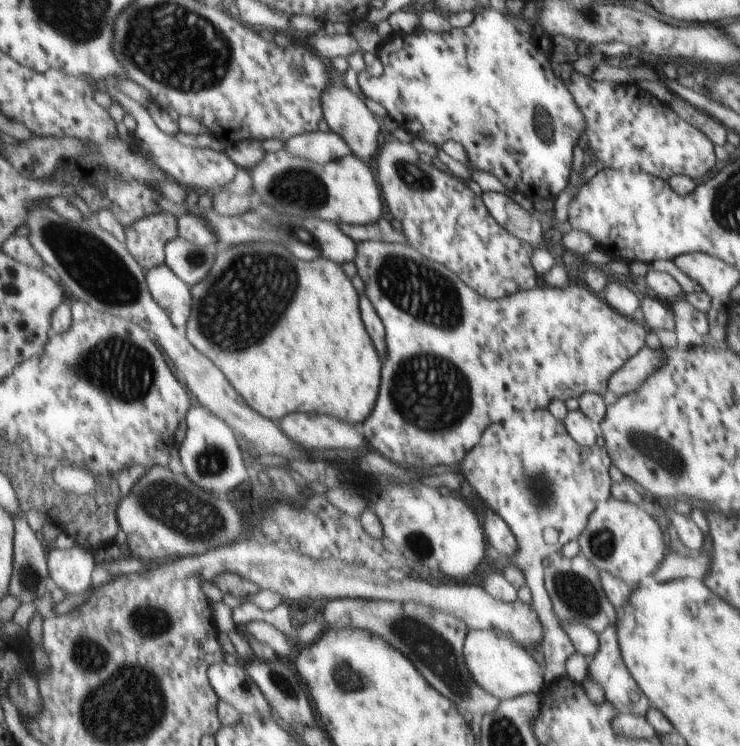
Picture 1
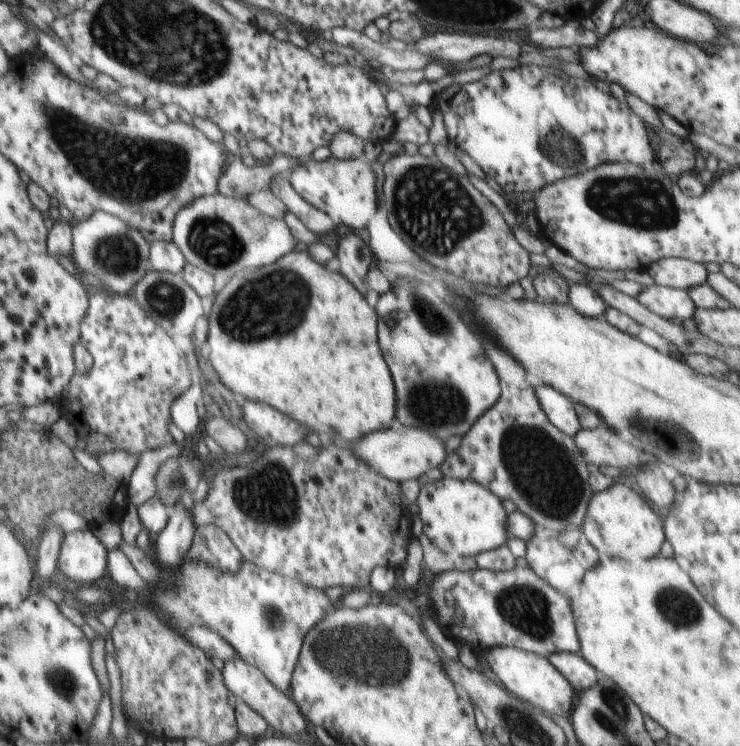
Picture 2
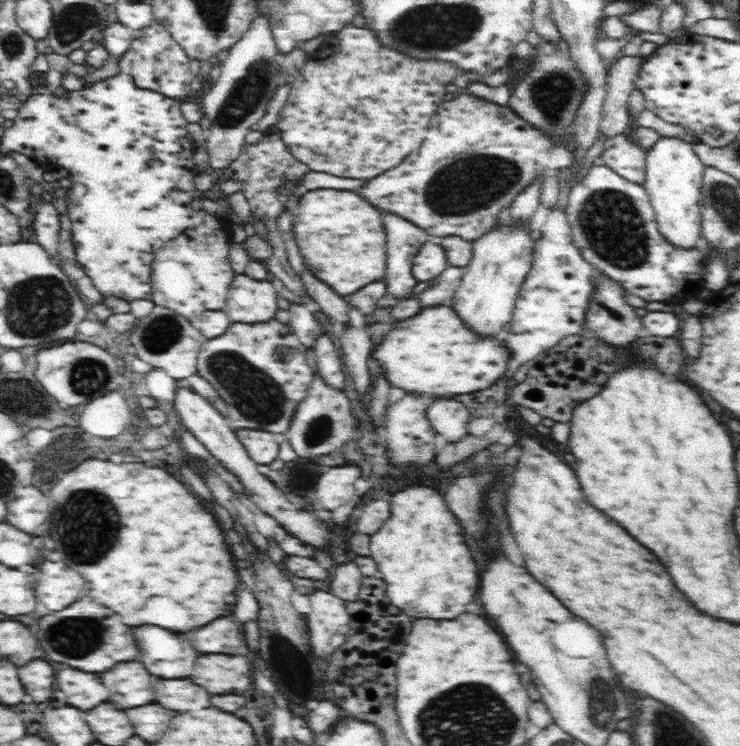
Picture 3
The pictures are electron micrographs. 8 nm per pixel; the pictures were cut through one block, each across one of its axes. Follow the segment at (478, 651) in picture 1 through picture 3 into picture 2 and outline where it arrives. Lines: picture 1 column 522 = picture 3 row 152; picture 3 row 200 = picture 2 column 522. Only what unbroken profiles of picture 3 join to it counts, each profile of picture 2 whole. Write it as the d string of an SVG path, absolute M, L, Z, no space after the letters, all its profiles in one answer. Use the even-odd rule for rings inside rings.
M493 647L492 651L479 655L479 658L488 662L490 670L497 676L497 680L519 700L528 702L543 712L548 712L549 716L567 716L569 714L573 690L565 676L547 658L515 647Z

